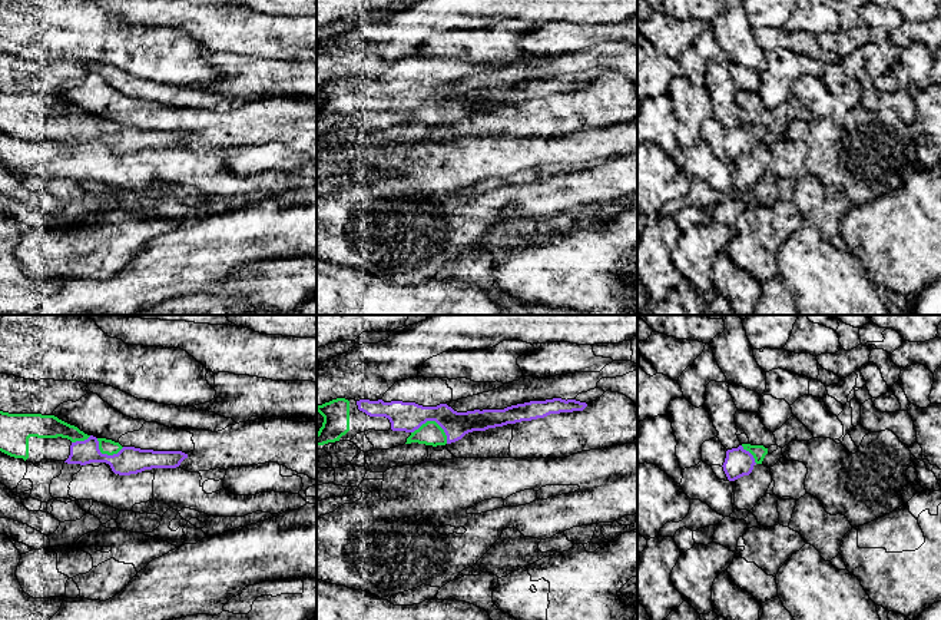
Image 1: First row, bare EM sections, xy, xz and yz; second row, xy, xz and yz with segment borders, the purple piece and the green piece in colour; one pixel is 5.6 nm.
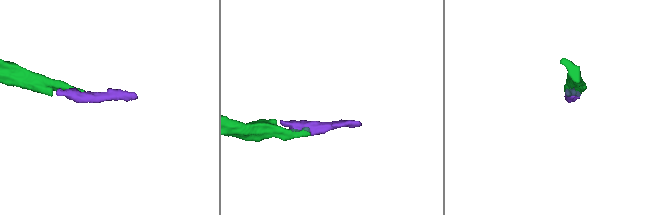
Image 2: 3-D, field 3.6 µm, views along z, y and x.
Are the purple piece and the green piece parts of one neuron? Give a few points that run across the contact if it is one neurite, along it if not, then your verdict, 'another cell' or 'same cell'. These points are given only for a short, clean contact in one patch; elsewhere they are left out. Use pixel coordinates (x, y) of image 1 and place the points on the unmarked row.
xz (408, 96), (434, 99), (430, 112) | same cell

